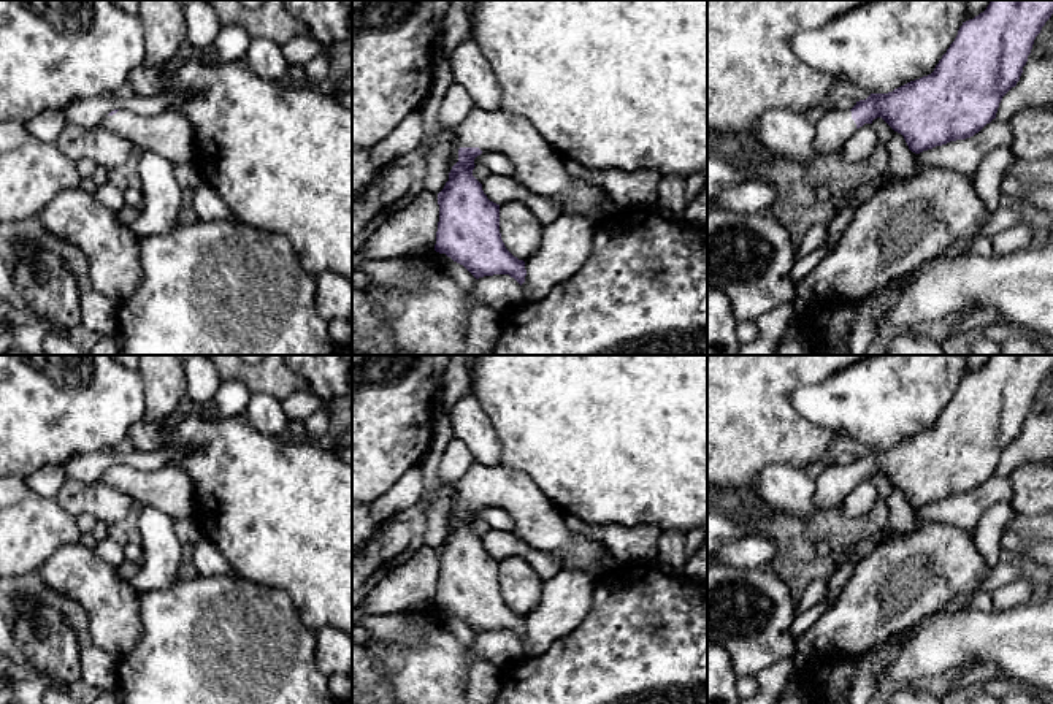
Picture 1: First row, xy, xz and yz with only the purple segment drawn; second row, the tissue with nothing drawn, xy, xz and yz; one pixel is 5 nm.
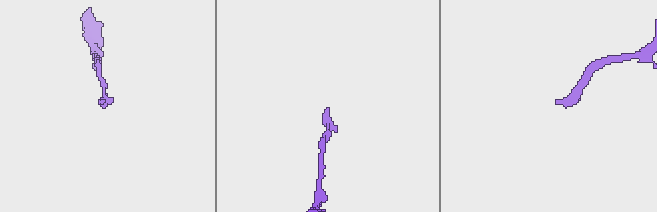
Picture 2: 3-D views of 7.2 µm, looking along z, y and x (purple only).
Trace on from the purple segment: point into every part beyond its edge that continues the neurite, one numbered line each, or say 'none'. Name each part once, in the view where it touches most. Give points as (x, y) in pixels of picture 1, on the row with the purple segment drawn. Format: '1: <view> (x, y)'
1: xz (538, 167)

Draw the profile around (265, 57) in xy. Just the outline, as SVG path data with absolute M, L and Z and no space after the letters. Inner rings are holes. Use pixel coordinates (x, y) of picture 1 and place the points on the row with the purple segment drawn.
M252 38L244 59L257 76L274 82L285 81L292 68L281 46L266 38Z

